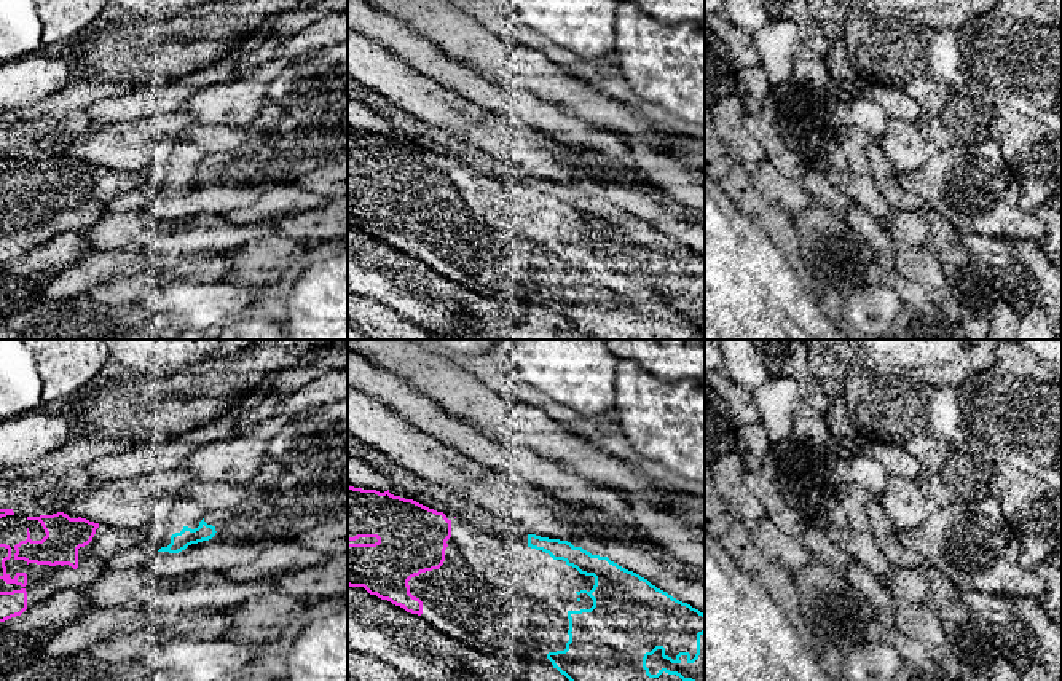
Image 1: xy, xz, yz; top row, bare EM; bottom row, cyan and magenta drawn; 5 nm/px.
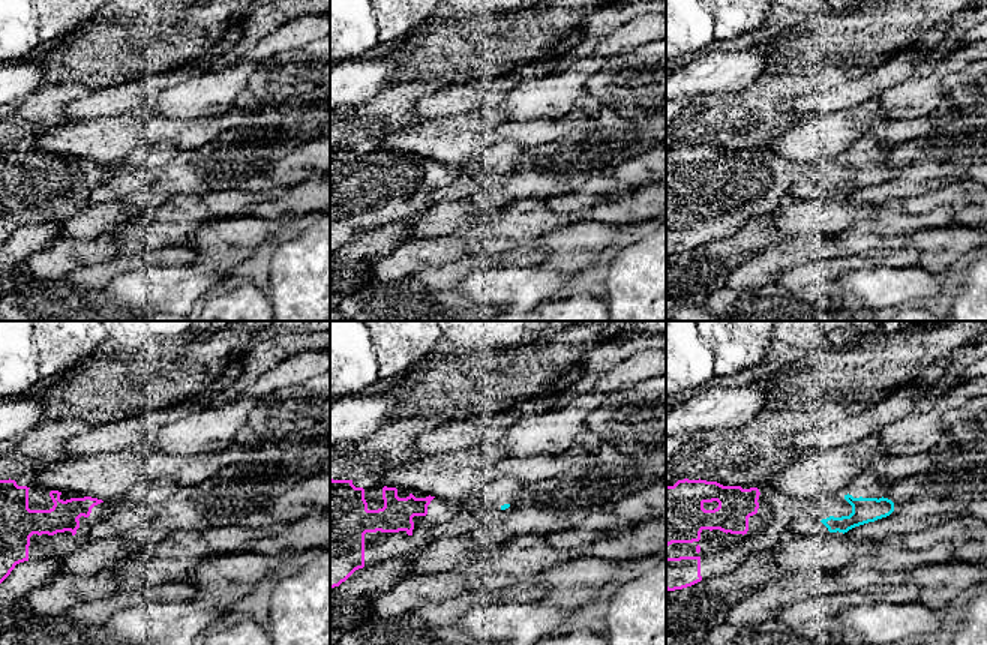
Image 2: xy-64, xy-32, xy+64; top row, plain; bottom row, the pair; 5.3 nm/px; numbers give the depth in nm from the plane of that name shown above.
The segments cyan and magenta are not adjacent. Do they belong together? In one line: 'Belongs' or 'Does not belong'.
Belongs

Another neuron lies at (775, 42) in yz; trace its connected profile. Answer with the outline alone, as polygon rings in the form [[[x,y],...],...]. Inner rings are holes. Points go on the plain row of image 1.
[[[770,21],[751,33],[770,85],[791,80],[794,72],[794,48],[800,41],[799,29],[793,21]]]

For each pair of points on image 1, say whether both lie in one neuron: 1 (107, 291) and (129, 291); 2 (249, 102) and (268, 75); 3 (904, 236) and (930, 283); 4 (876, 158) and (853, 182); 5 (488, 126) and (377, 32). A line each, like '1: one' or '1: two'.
1: one
2: one
3: two
4: two
5: two

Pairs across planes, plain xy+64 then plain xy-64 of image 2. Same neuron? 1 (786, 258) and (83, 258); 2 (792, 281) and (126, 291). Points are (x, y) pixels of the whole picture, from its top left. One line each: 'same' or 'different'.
1: same
2: different

